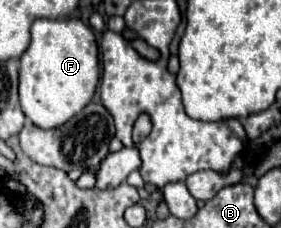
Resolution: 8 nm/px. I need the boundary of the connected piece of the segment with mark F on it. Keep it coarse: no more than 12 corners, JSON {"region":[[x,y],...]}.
{"region":[[37,19],[23,113],[61,127],[93,99],[99,57],[79,19]]}

